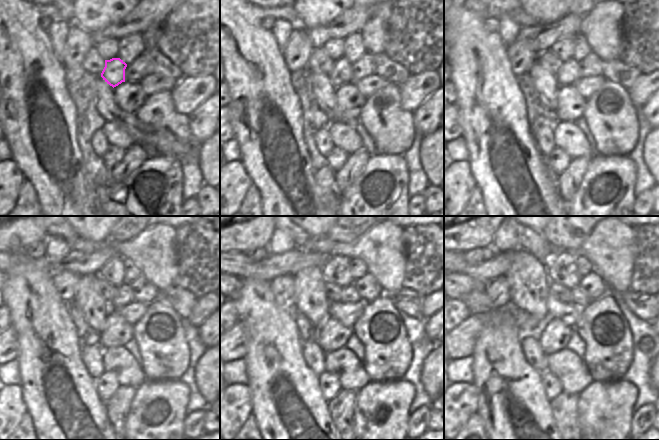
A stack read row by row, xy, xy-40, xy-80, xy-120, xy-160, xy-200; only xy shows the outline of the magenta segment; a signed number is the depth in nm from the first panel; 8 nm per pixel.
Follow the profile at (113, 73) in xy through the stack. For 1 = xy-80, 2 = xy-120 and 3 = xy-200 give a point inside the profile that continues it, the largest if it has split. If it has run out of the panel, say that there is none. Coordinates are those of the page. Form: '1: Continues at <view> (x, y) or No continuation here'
1: Continues at xy-80 (569, 72)
2: Continues at xy-120 (124, 295)
3: Continues at xy-200 (578, 296)

